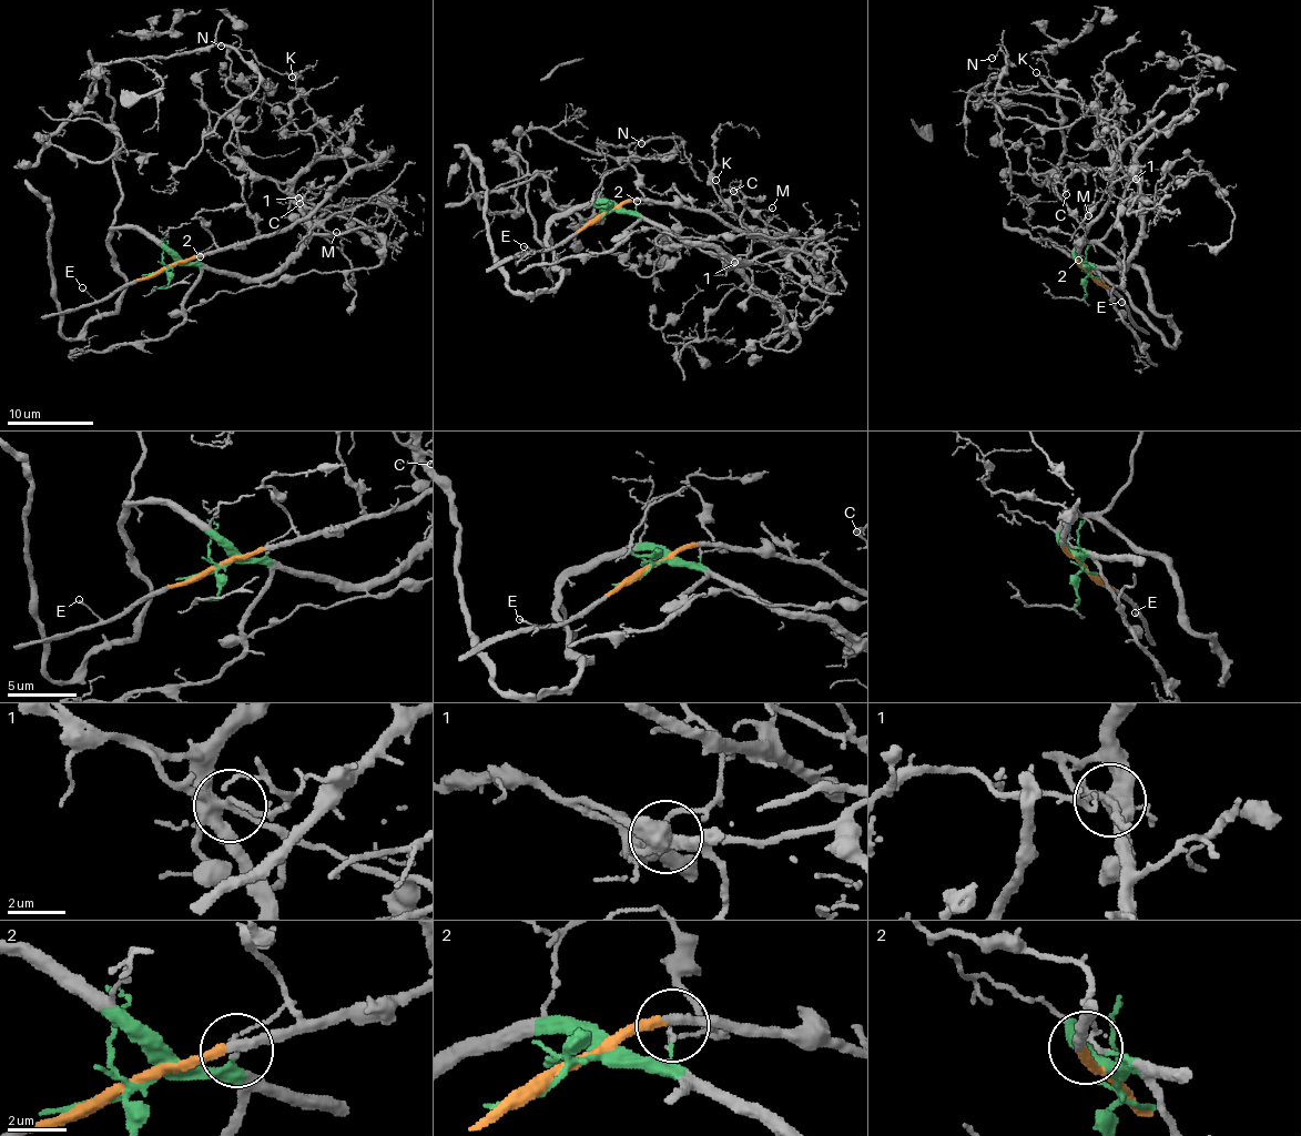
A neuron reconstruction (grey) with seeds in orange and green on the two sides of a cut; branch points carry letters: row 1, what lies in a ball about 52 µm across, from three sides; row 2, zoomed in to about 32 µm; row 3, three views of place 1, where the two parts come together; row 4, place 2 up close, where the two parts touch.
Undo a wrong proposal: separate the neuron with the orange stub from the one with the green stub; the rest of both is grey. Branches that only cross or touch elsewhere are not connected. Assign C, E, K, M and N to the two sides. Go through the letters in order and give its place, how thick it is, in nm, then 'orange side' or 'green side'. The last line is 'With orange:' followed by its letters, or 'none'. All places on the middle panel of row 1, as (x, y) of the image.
C: place (733, 191); calibre 120 nm; green side
E: place (524, 246); calibre 110 nm; orange side
K: place (715, 180); calibre 80 nm; orange side
M: place (772, 208); calibre 110 nm; green side
N: place (641, 143); calibre 110 nm; green side
With orange: E, K

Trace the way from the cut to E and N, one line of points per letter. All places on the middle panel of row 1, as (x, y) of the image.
E: (605, 214), (588, 222), (550, 249), (537, 251), (524, 245)
N: (605, 212), (559, 215), (549, 276), (518, 142), (546, 128), (607, 155), (641, 143)

